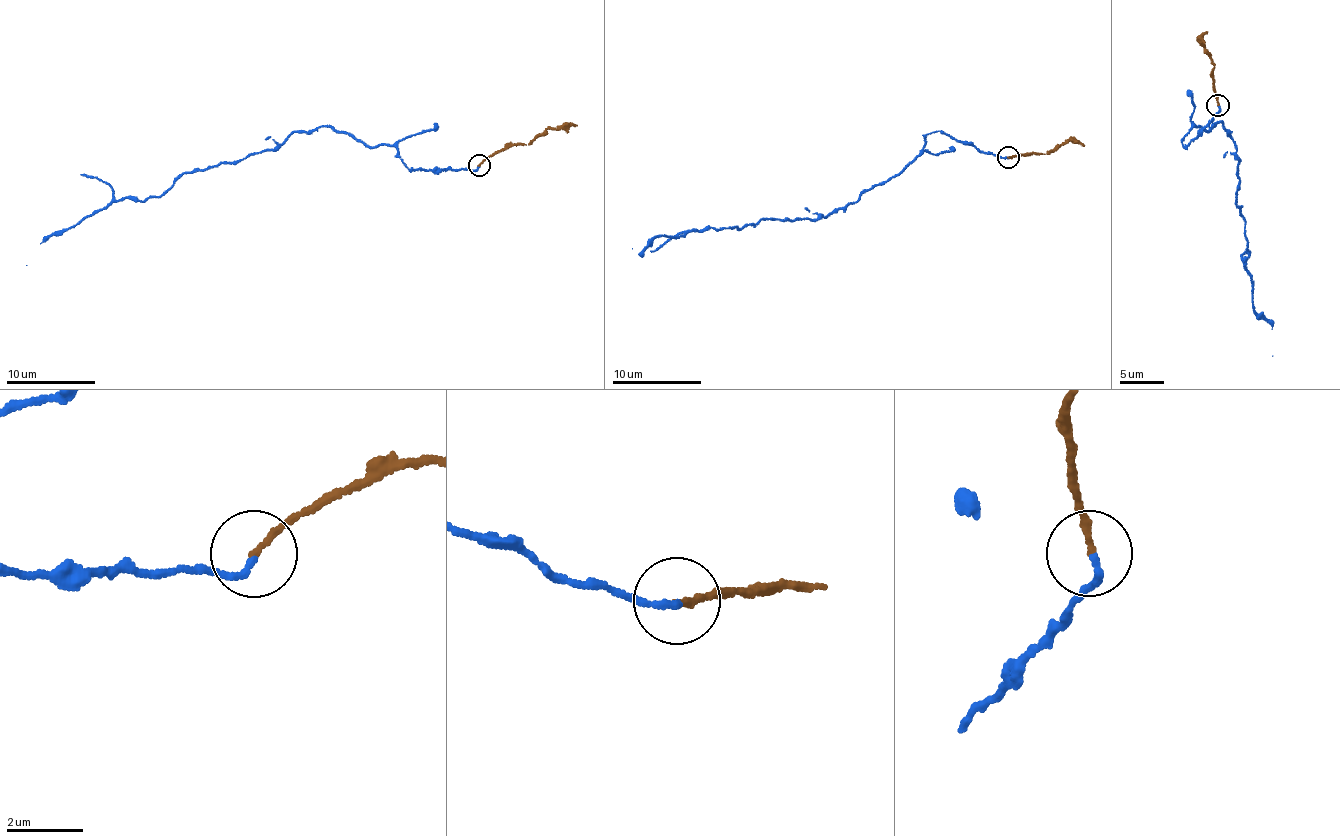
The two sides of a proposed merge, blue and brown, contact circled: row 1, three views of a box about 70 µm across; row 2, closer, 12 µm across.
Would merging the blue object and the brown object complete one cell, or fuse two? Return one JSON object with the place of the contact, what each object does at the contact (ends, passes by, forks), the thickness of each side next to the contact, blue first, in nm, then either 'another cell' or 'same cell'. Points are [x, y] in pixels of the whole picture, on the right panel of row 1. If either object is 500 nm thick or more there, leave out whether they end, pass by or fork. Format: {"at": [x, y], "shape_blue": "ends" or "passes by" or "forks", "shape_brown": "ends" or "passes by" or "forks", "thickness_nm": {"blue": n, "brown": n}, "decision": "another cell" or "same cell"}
{"at": [1217, 105], "shape_blue": "ends", "shape_brown": "ends", "thickness_nm": {"blue": 170, "brown": 170}, "decision": "another cell"}

